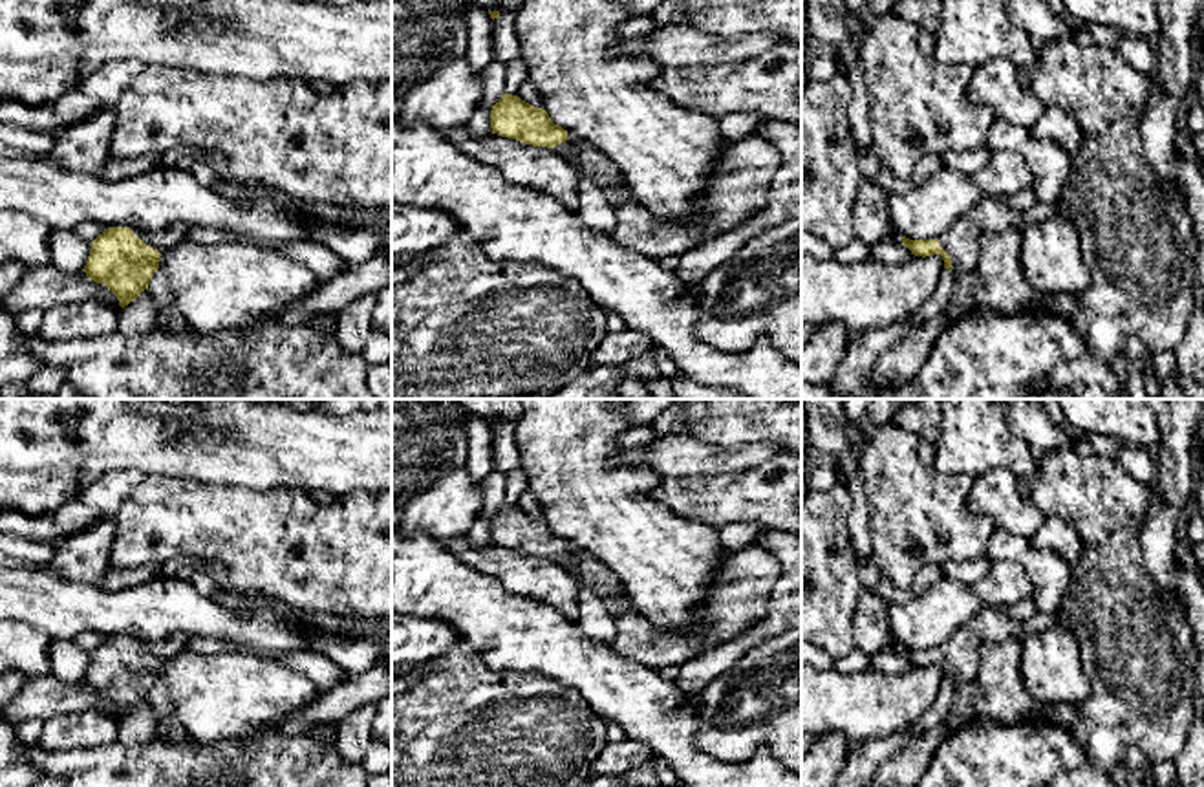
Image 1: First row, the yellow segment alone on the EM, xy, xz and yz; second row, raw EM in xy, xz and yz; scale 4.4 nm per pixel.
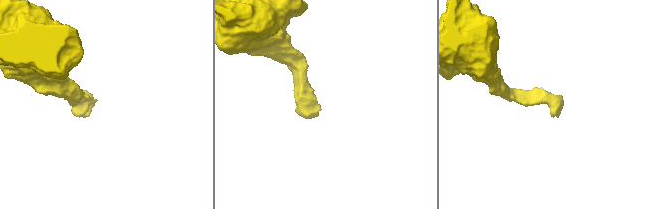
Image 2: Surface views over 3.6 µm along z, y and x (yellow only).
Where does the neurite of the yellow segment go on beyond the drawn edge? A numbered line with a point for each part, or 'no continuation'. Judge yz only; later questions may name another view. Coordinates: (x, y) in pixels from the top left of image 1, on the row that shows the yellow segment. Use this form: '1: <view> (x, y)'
1: yz (963, 240)

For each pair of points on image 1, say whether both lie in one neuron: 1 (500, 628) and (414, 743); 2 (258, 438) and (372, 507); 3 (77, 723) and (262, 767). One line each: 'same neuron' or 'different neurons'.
1: different neurons
2: different neurons
3: different neurons

